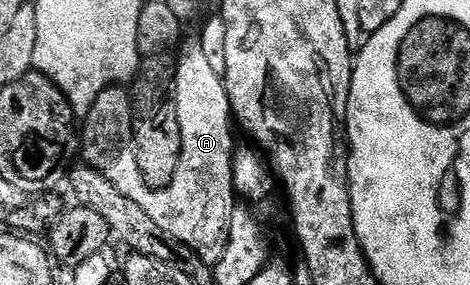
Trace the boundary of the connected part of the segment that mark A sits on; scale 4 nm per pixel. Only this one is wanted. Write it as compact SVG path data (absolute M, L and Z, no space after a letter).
M193 38L186 45L184 44L179 47L181 50L177 59L178 89L175 96L178 99L179 124L182 131L182 153L171 184L156 190L146 187L134 153L133 110L131 97L125 87L111 86L96 98L90 112L84 117L86 125L80 128L80 148L82 144L82 152L86 155L83 156L85 163L95 168L104 178L108 178L108 181L112 182L121 194L130 198L132 202L136 202L148 214L148 217L156 222L167 238L190 247L207 262L216 262L226 249L226 241L229 239L229 222L236 207L234 190L234 153L236 151L234 128L236 132L236 124L232 119L225 79L212 70L211 63L204 54L204 46L198 38Z

